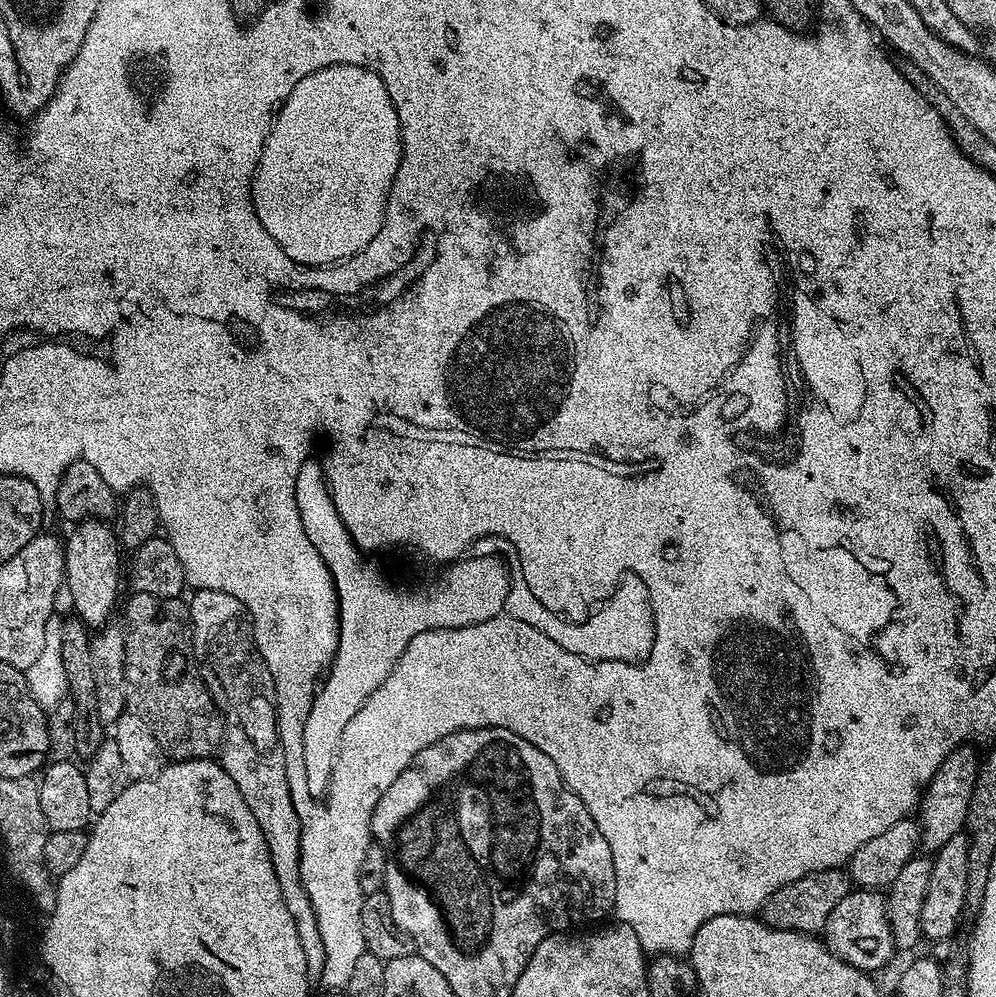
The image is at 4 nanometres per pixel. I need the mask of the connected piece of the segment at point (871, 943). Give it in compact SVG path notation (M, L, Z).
M871 888L849 892L846 898L838 902L838 906L834 906L834 910L830 910L822 939L839 960L852 964L855 968L873 970L872 968L890 963L892 955L897 955L898 949L890 930L885 893Z

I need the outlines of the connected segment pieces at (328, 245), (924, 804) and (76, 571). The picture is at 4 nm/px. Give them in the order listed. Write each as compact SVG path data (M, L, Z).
M336 64L331 70L325 68L318 70L306 78L302 78L302 82L298 82L298 86L294 86L294 90L290 90L286 102L276 113L276 119L272 121L272 128L264 143L256 173L252 175L252 205L257 214L257 221L266 230L266 234L270 234L270 238L274 238L274 242L278 242L280 249L295 264L331 266L339 264L341 260L349 260L351 256L361 252L371 242L374 234L378 234L378 230L382 226L390 186L398 174L401 151L400 123L398 122L396 107L394 102L390 102L390 94L377 72L349 64Z
M972 746L955 748L923 789L918 805L918 823L921 831L920 842L925 853L935 854L950 838L965 831L970 810L970 794L974 794L978 767L978 752L976 756L975 750L968 747Z
M100 518L81 520L69 534L64 546L64 583L66 592L72 595L72 604L76 607L75 615L89 629L99 630L109 623L112 607L116 604L116 595L122 588L122 564L120 552L122 545L113 525Z

